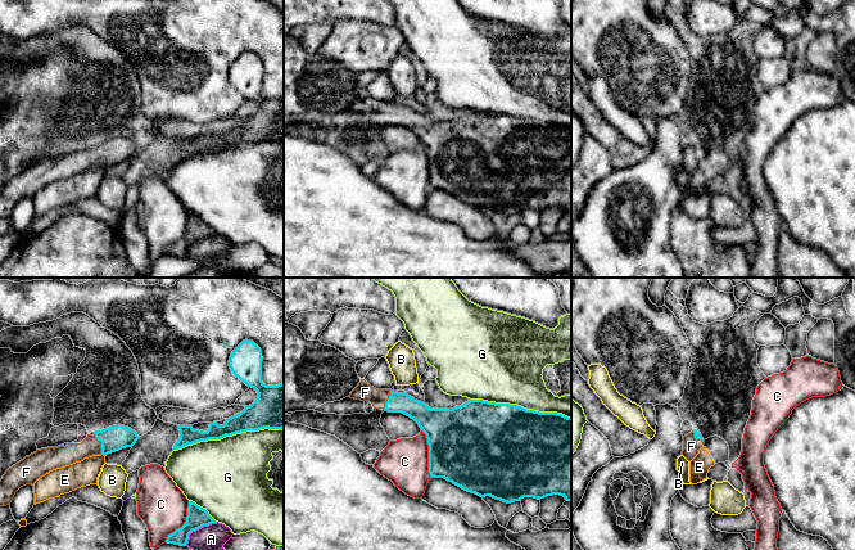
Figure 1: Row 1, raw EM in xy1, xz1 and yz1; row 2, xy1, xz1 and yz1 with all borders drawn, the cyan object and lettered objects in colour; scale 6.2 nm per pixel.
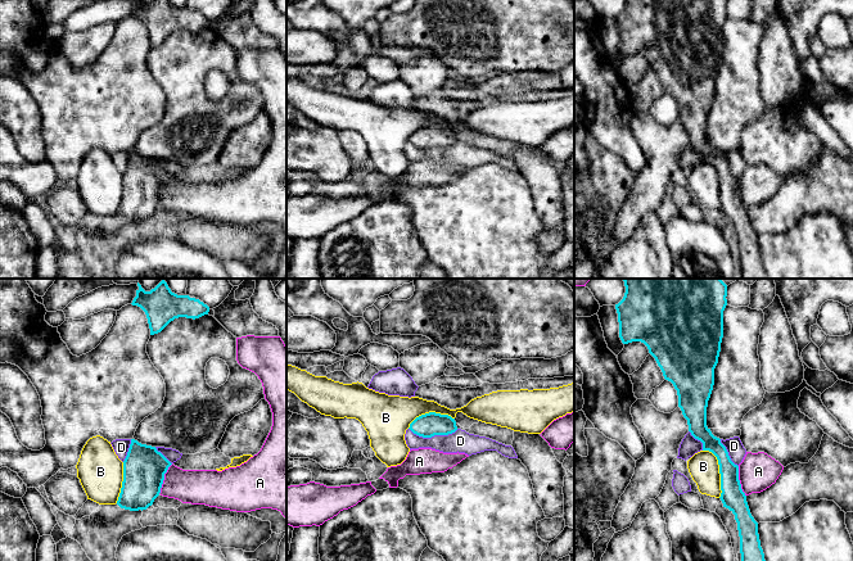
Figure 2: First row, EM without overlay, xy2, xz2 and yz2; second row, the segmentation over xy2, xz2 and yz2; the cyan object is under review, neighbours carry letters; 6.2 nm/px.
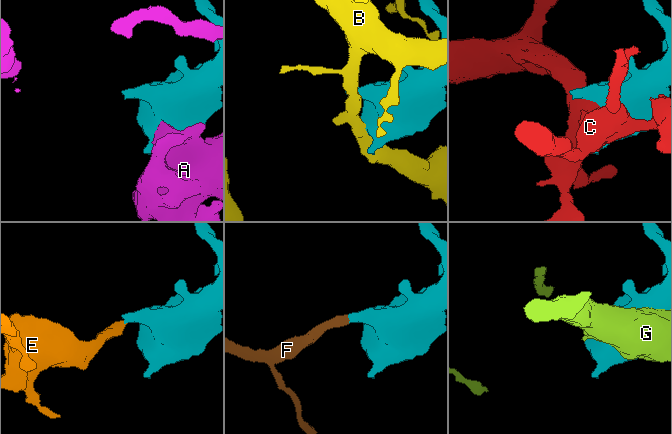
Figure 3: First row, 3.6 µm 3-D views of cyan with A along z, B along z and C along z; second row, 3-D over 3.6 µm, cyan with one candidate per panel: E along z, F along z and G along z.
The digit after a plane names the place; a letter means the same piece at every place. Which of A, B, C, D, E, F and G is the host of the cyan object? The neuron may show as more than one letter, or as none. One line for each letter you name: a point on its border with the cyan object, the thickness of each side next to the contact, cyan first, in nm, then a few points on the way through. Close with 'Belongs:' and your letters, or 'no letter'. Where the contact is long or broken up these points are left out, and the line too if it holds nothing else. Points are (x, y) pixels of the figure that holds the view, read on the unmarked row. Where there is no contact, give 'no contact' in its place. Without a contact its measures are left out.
F: xy1 (100, 153) | 160/120 nm | across xy1 (117, 149), (100, 153), (90, 158)
Belongs: F

